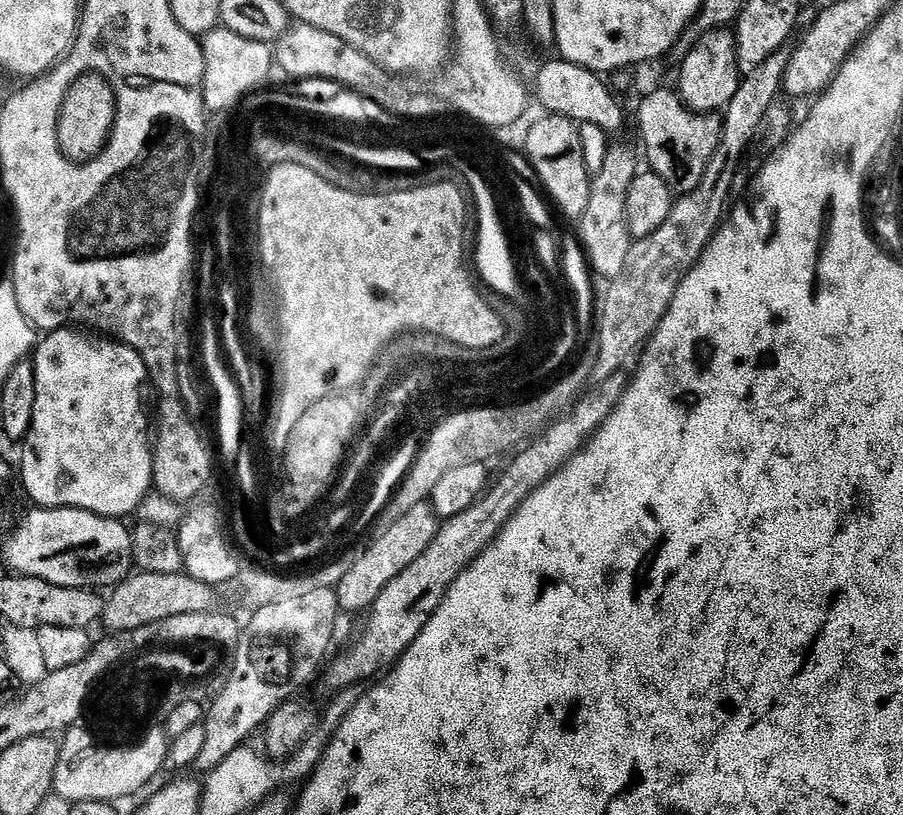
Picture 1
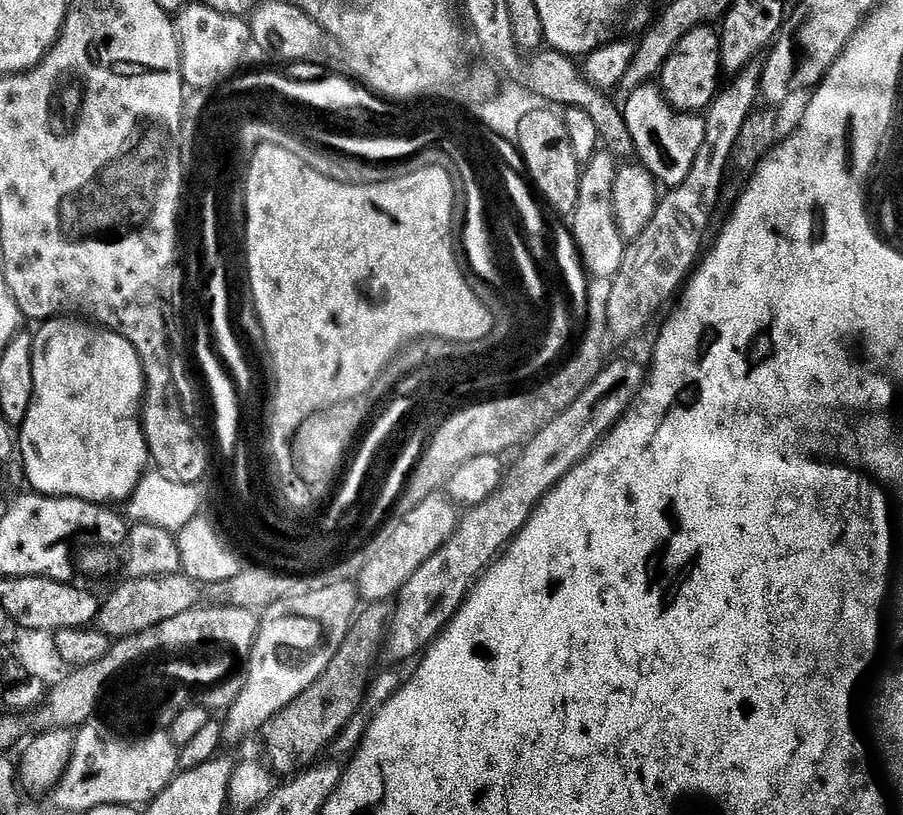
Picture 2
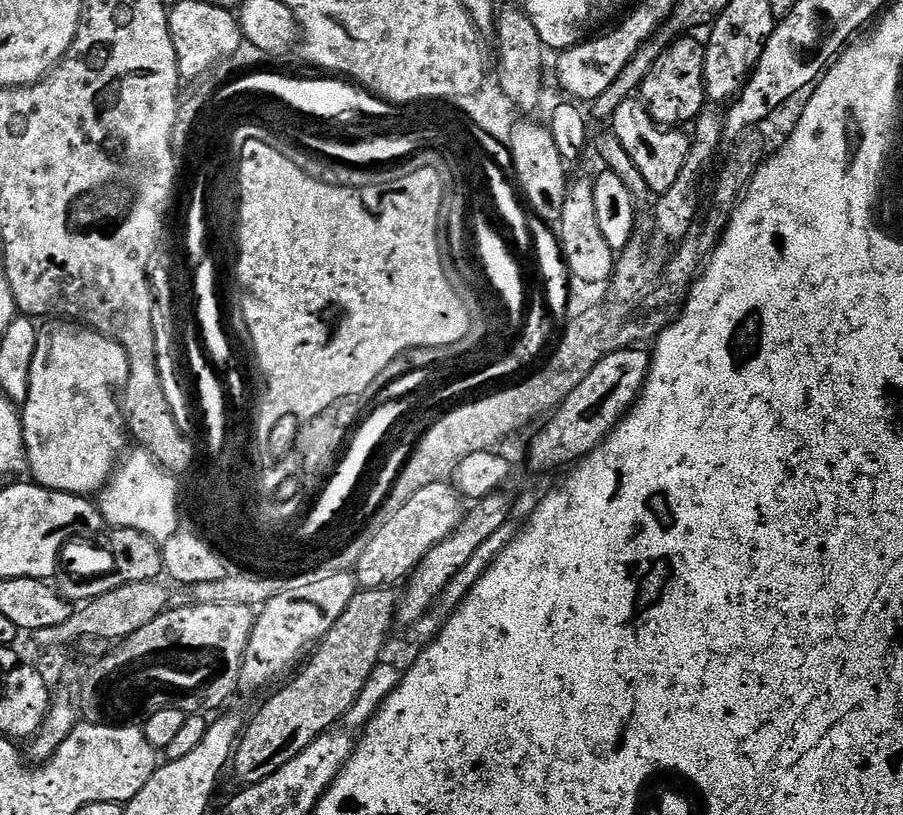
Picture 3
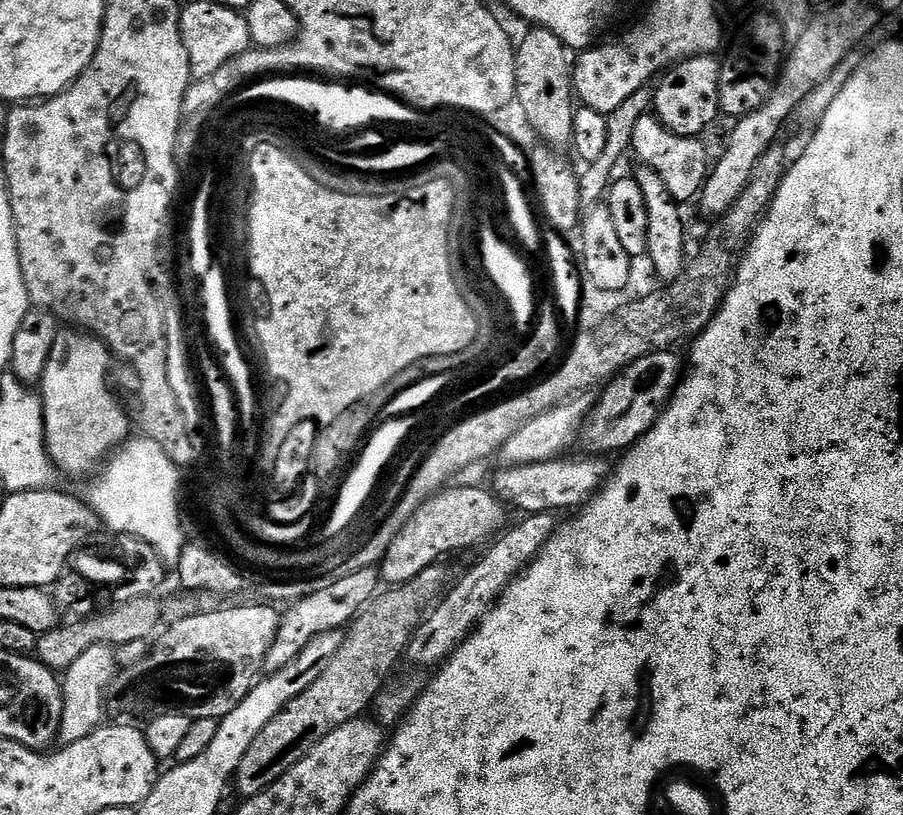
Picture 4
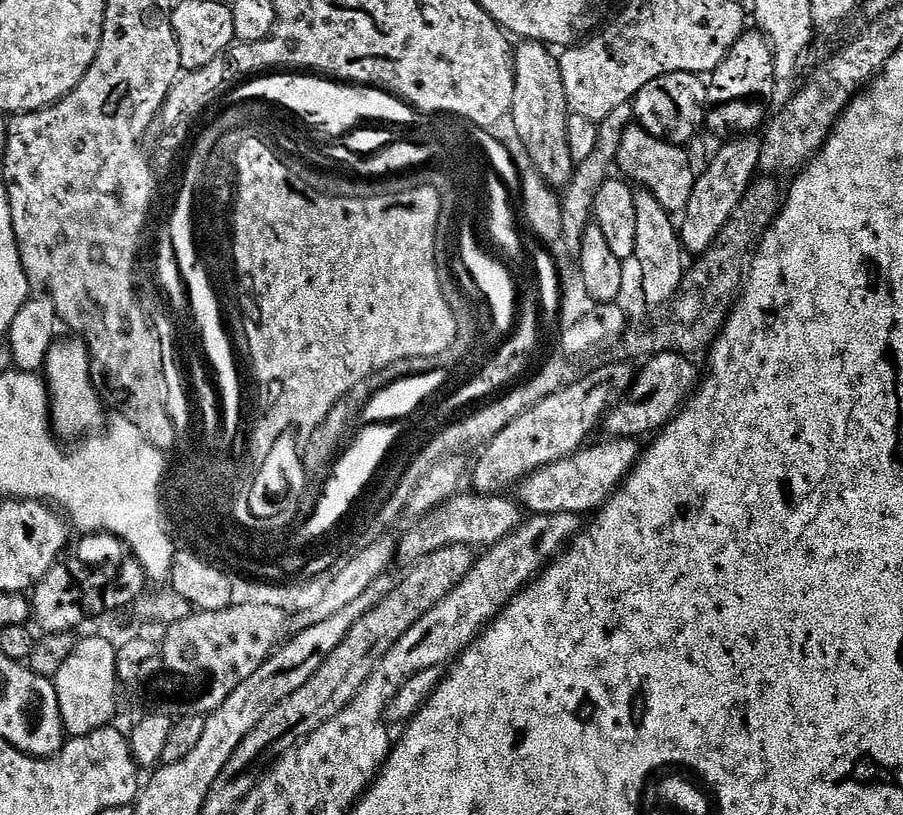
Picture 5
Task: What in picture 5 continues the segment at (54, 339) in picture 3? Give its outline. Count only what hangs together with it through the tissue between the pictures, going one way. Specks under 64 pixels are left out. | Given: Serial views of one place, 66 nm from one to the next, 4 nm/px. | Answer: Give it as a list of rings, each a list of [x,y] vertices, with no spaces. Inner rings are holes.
[[[58,338],[53,342],[42,369],[42,375],[48,386],[52,431],[64,442],[69,442],[68,440],[76,442],[95,433],[106,420],[106,409],[100,405],[100,396],[92,385],[94,369],[88,345],[79,338],[71,339]]]

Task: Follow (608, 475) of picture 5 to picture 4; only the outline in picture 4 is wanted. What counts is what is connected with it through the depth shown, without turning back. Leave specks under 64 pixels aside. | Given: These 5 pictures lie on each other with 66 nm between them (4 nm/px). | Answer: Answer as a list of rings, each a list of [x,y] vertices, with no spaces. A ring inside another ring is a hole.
[[[553,458],[543,464],[517,464],[501,467],[501,472],[490,483],[490,491],[497,500],[505,505],[517,508],[520,514],[536,514],[543,510],[556,514],[559,508],[581,507],[601,487],[606,476],[603,459],[584,458],[588,460],[564,460]]]

